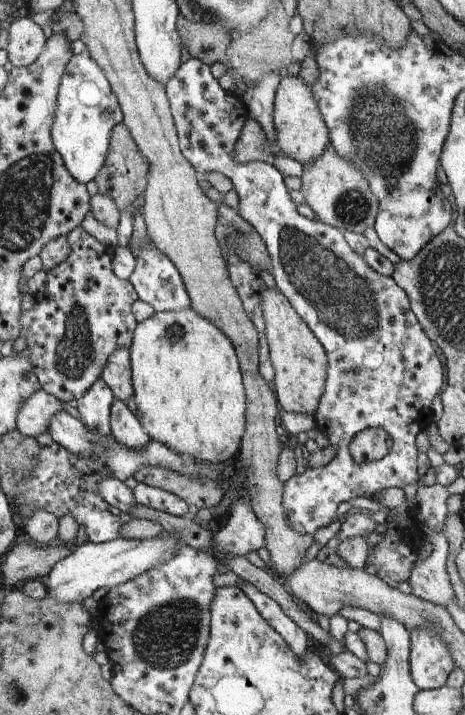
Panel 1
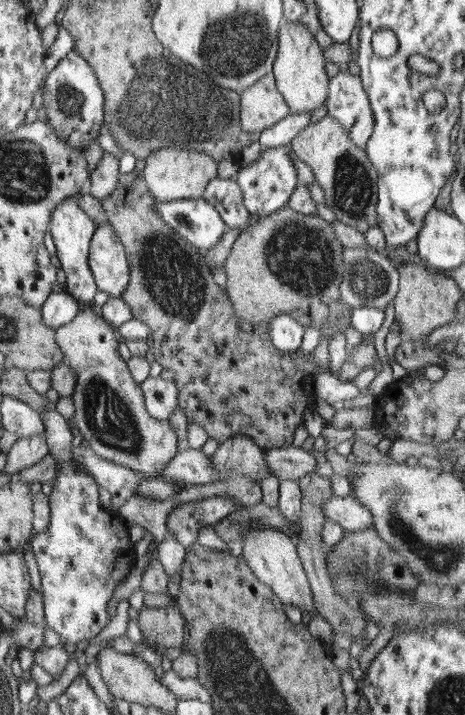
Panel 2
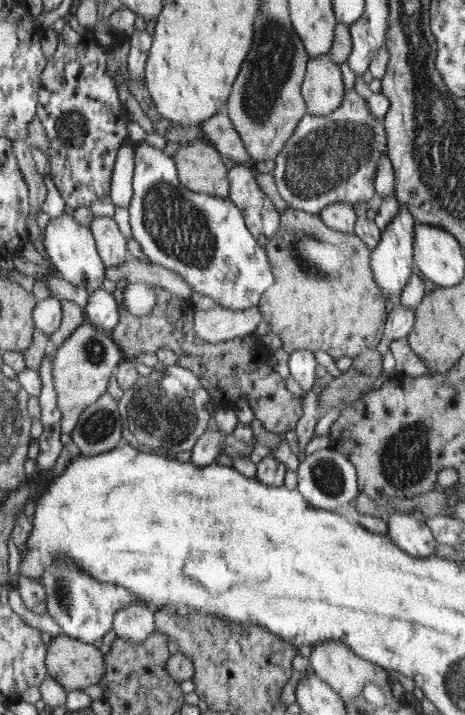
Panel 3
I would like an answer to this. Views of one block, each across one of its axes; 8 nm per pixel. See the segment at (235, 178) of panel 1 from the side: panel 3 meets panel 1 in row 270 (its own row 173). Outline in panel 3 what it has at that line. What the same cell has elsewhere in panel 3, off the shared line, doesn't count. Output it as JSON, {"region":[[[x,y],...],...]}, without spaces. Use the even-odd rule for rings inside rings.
{"region":[[[348,89],[342,104],[327,115],[306,114],[299,120],[299,126],[287,140],[286,146],[275,158],[273,173],[280,196],[292,209],[318,215],[330,204],[348,202],[370,202],[374,196],[374,177],[383,152],[387,151],[387,127],[385,119],[377,119],[368,109],[368,103],[356,89]]]}

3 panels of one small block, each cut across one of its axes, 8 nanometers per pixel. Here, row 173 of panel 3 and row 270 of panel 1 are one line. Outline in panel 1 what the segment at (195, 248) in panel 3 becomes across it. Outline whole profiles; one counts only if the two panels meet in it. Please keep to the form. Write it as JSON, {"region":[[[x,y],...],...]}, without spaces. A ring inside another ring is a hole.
{"region":[[[150,238],[148,240],[151,243],[148,244],[145,240],[144,243],[146,246],[144,248],[132,248],[136,265],[129,281],[135,286],[135,292],[139,294],[140,301],[152,306],[155,313],[188,309],[191,307],[191,301],[177,269],[163,254],[162,250],[156,249]]]}

